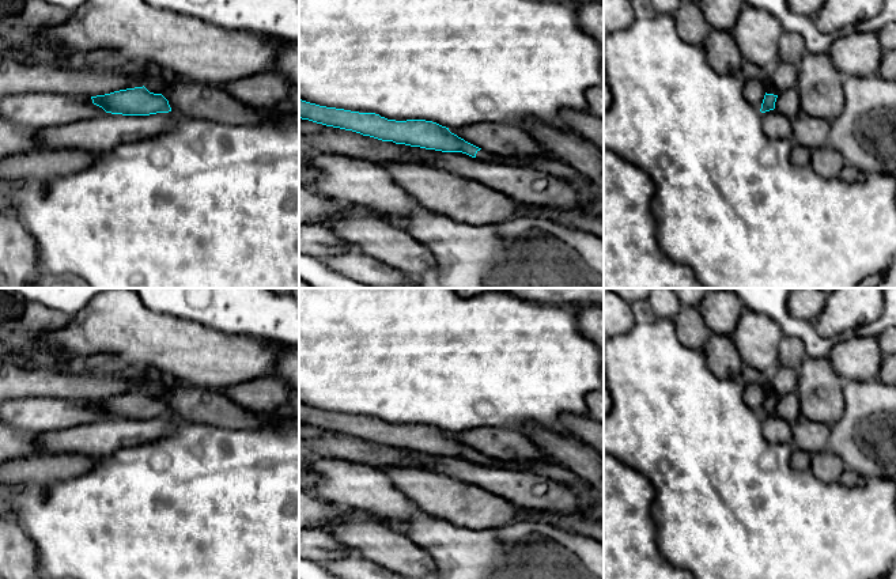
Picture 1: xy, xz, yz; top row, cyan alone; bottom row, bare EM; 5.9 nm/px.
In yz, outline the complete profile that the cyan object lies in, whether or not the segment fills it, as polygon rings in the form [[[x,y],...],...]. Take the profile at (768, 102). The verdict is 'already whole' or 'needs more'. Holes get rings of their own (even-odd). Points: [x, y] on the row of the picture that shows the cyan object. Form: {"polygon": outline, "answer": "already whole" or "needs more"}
{"polygon": [[[742,58],[741,63],[741,76],[748,79],[759,79],[765,84],[765,95],[761,103],[761,113],[770,111],[775,109],[775,102],[779,94],[779,90],[771,80],[770,71],[761,69],[757,65],[752,64],[751,61]]], "answer": "needs more"}

